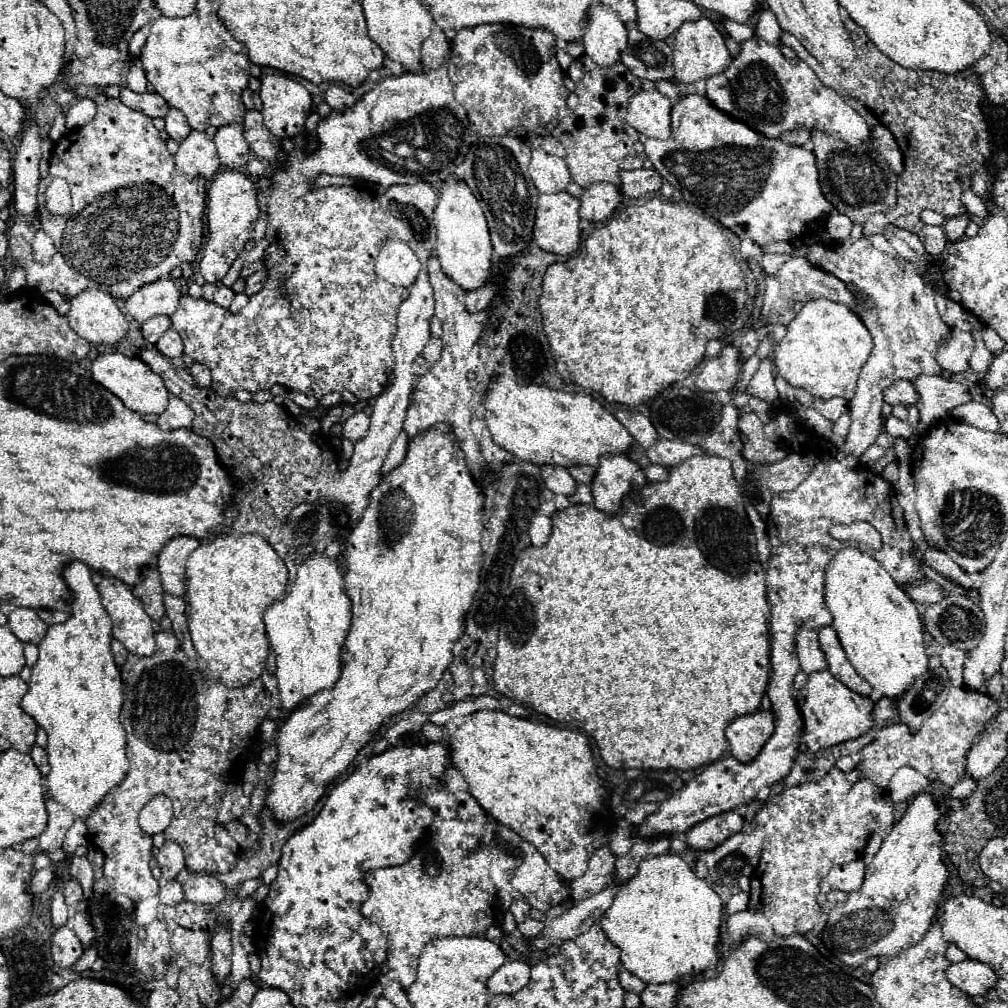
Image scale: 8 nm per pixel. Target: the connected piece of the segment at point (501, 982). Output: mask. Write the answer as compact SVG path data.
M503 961L501 967L487 979L487 991L491 995L511 995L525 987L529 967L521 961Z

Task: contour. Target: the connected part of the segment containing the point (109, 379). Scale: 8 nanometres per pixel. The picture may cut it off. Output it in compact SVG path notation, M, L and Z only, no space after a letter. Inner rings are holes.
M121 353L101 355L101 357L97 357L93 361L91 373L93 373L93 379L99 385L103 385L109 393L113 393L115 397L119 397L129 411L135 411L139 415L159 415L165 409L165 405L167 405L167 401L171 397L171 393L163 387L159 375L155 375L137 357L125 357Z

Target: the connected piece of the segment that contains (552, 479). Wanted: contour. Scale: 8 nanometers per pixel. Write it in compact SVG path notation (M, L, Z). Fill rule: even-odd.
M557 463L543 465L541 467L541 479L551 493L561 493L561 495L571 495L573 493L575 481L563 465L557 465Z

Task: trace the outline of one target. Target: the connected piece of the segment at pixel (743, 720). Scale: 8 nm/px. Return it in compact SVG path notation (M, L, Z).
M755 711L751 715L733 719L725 727L725 739L729 743L731 755L741 763L749 763L759 755L773 731L773 715L769 711Z

